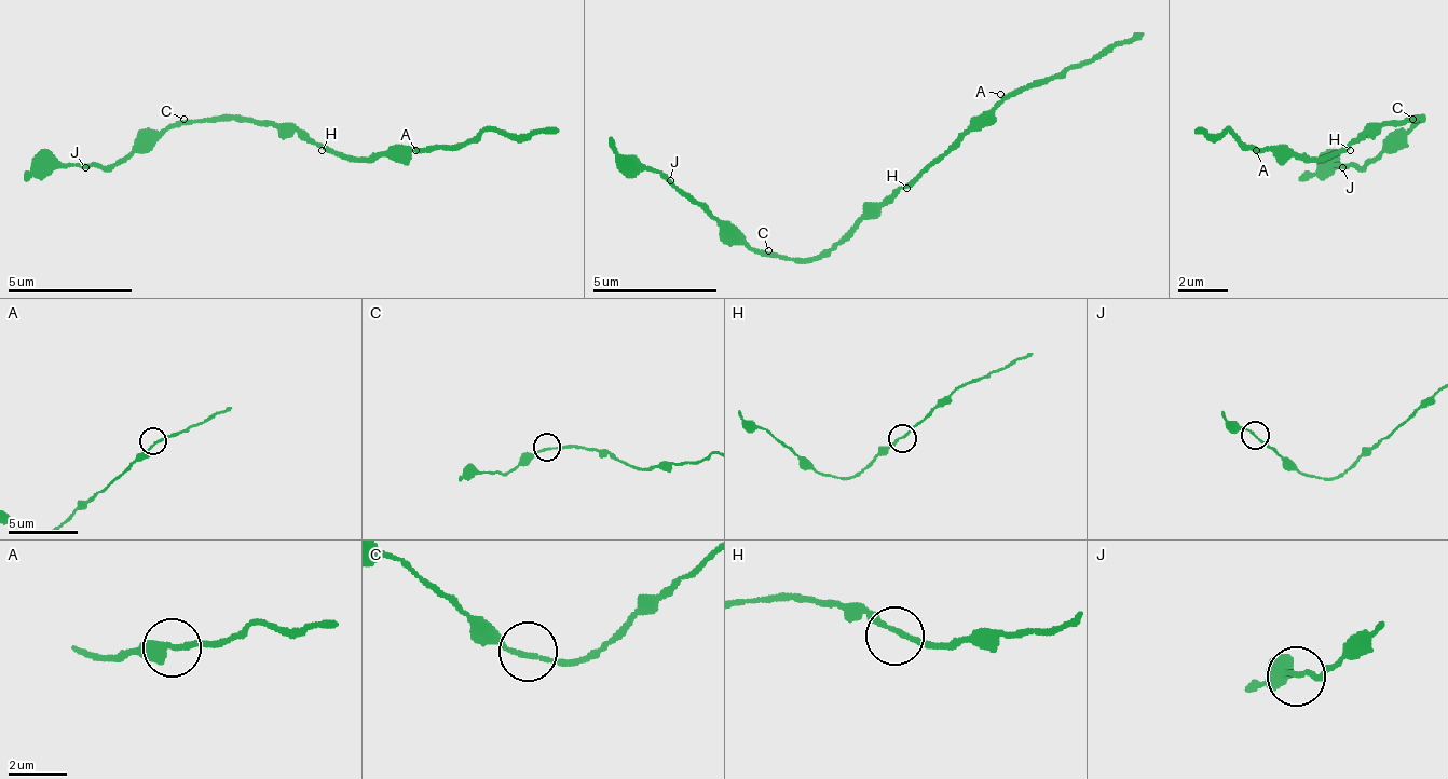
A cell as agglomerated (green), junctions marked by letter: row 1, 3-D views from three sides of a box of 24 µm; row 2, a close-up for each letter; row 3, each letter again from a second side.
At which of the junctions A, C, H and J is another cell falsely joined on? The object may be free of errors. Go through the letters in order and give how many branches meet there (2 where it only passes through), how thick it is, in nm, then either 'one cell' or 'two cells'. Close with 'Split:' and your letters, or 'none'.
A: 2 branches meet; 180 nm thick; one cell
C: 2 branches meet; 150 nm thick; one cell
H: 2 branches meet; 160 nm thick; one cell
J: 2 branches meet; 140 nm thick; one cell
Split: none

